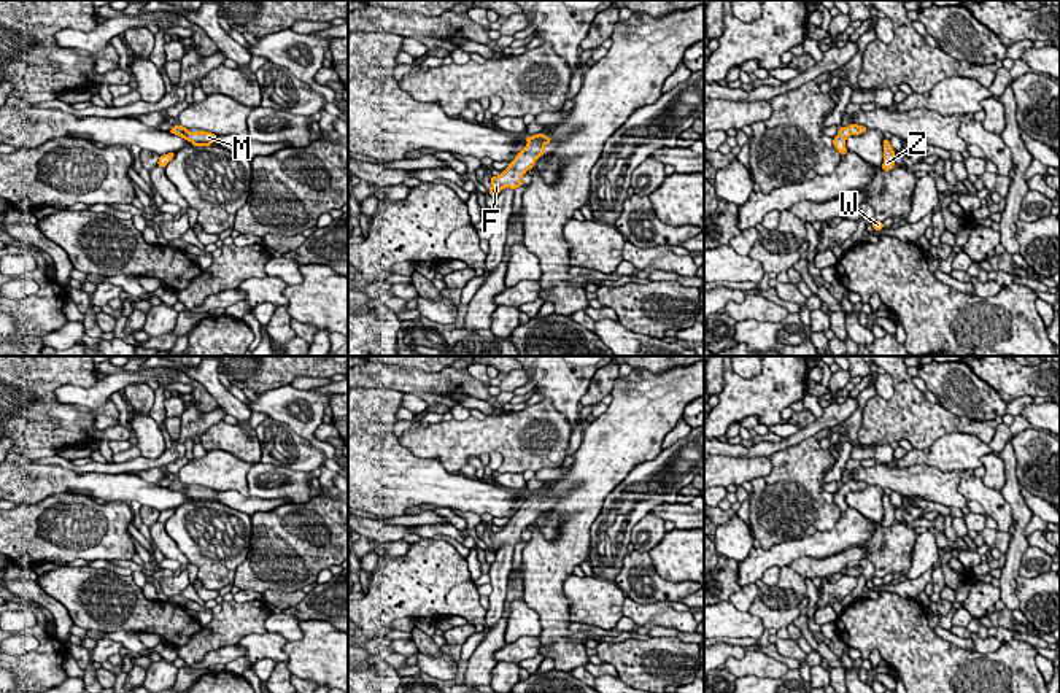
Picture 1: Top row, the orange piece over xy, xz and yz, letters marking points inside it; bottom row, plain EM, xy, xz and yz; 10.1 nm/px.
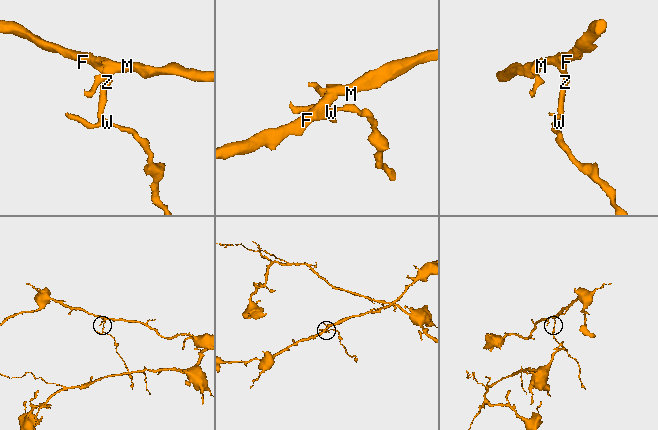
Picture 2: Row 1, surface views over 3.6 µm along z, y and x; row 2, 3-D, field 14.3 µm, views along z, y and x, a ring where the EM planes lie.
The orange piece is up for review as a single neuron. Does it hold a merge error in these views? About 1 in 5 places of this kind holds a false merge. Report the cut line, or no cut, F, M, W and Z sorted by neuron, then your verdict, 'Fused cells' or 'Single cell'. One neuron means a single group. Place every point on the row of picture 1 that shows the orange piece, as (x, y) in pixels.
No split. Groups: F M W Z. Single cell

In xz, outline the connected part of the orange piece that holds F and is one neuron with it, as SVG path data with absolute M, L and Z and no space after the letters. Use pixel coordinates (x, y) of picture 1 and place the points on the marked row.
M545 134L524 137L528 145L515 156L509 167L497 176L491 176L491 188L488 192L494 197L504 188L516 189L523 186L521 176L529 172L536 161L545 154L544 146L550 145L551 140Z

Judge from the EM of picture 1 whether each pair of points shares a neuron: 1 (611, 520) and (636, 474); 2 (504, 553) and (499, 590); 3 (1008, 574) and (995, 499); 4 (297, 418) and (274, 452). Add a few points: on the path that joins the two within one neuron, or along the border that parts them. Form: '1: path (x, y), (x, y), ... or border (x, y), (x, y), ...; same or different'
1: path (620, 509), (620, 490), (625, 485); same
2: path (502, 563), (499, 580); same
3: border (1000, 491), (1014, 520); different
4: border (269, 417), (286, 423), (321, 450); different

